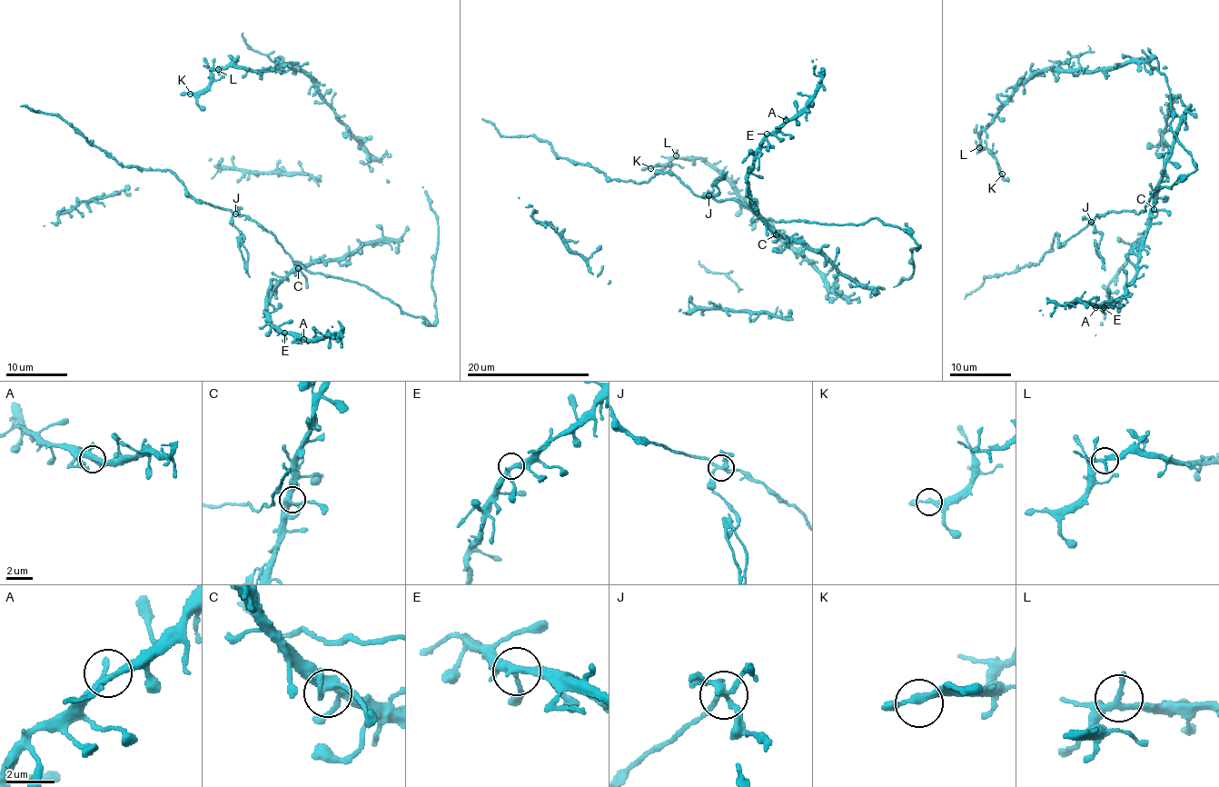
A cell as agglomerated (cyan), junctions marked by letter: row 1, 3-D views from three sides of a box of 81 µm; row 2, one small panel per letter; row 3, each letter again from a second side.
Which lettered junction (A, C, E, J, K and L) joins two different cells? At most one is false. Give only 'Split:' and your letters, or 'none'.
Split: J

